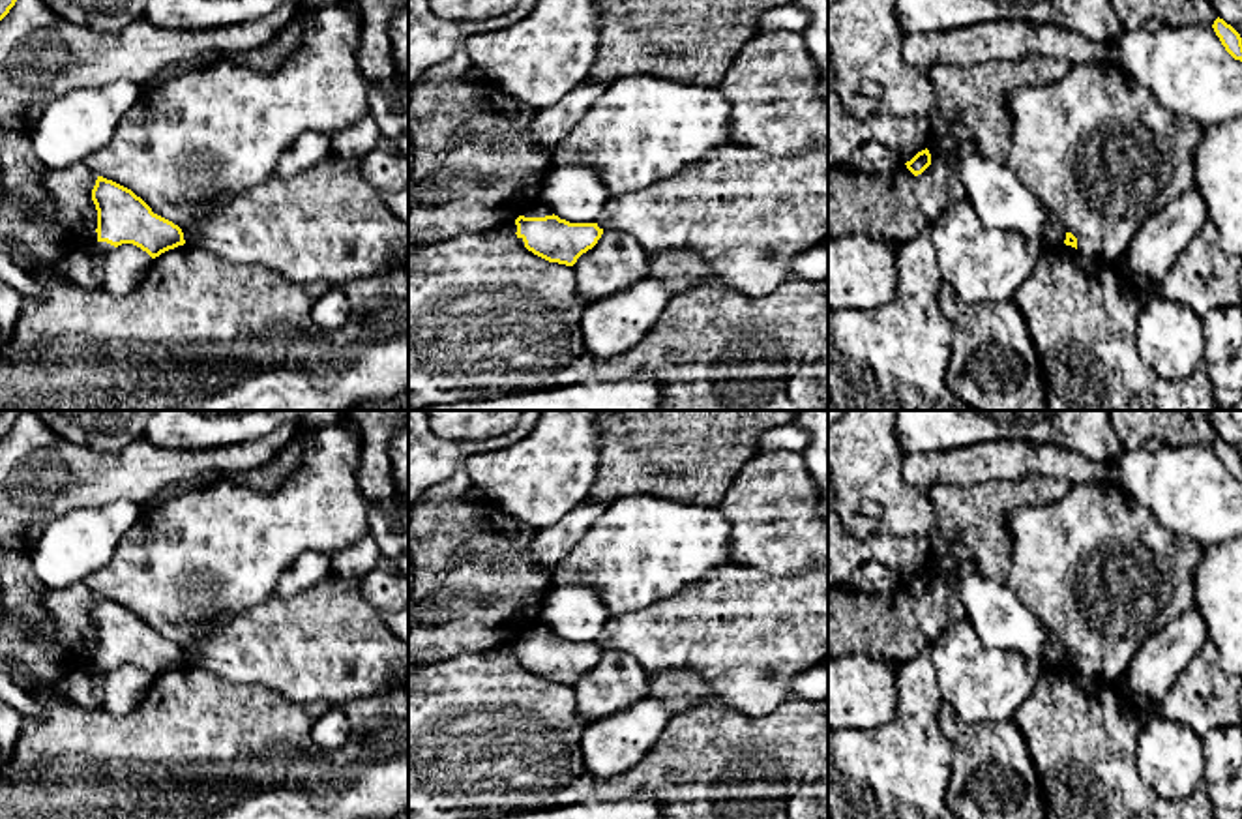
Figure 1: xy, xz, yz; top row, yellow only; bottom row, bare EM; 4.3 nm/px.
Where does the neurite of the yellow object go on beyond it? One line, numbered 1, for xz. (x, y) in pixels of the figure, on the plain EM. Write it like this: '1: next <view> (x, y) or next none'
1: next xz (532, 630)

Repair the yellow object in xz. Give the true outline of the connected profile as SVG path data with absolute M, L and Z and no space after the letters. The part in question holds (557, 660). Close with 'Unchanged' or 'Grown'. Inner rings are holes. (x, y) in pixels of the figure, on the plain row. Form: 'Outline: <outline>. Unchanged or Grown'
Outline: M538 620L523 628L511 647L523 667L566 686L573 686L603 654L598 643L569 643Z. Grown

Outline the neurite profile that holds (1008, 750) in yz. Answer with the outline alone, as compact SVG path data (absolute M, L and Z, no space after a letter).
M942 703L939 727L954 748L946 804L959 819L1045 819L1042 782L1012 720L965 722Z

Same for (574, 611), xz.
M553 583L543 596L538 622L569 643L596 643L609 613L590 585Z

